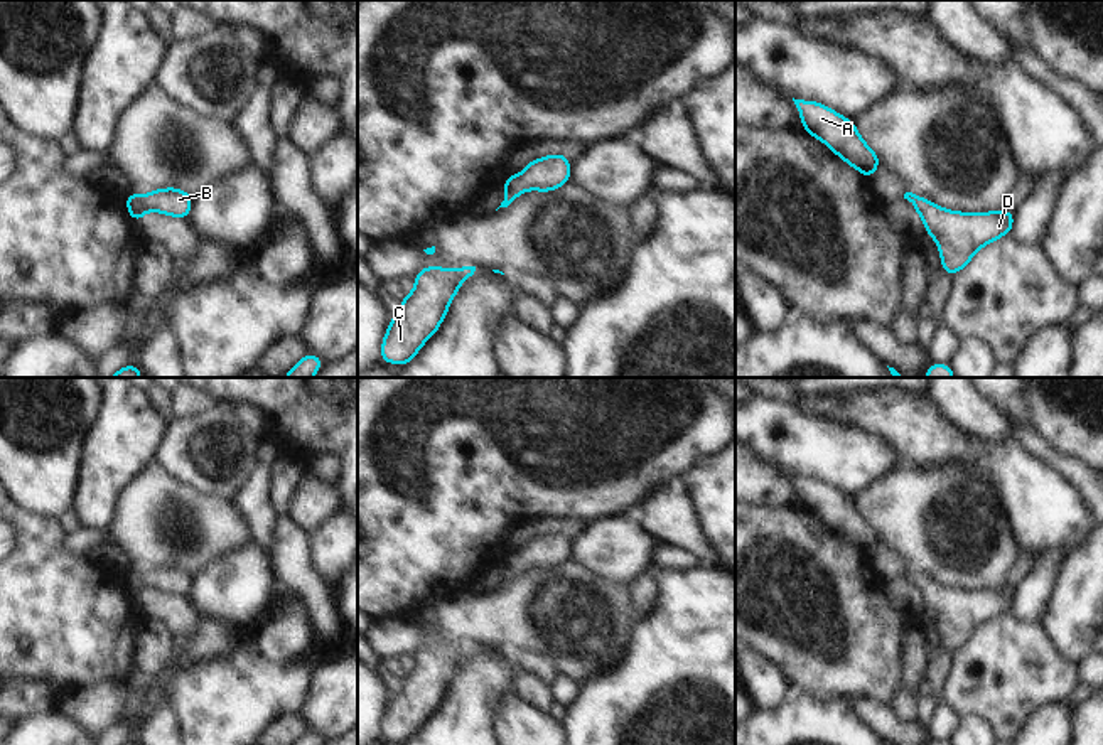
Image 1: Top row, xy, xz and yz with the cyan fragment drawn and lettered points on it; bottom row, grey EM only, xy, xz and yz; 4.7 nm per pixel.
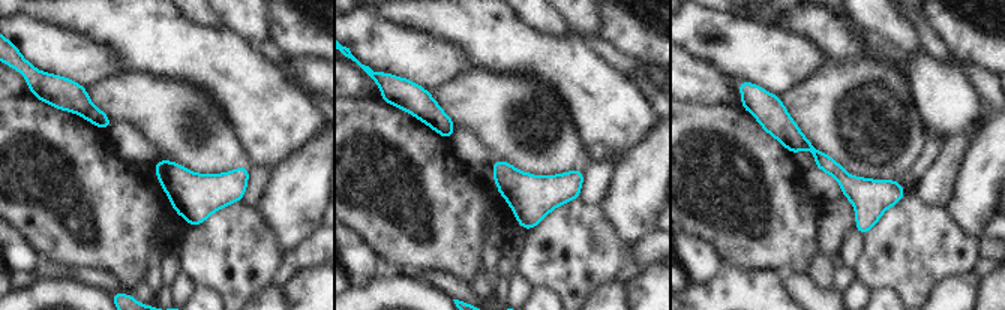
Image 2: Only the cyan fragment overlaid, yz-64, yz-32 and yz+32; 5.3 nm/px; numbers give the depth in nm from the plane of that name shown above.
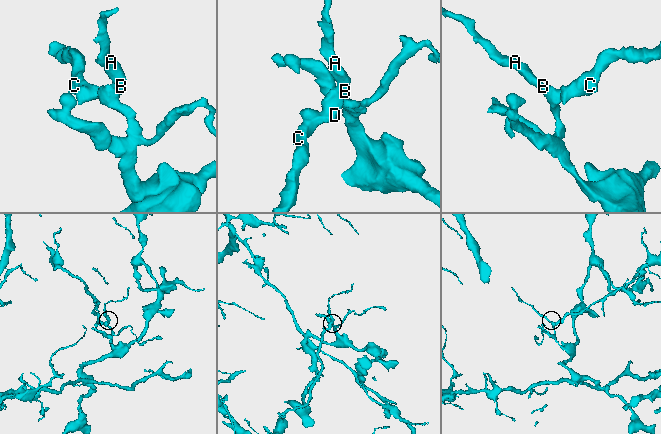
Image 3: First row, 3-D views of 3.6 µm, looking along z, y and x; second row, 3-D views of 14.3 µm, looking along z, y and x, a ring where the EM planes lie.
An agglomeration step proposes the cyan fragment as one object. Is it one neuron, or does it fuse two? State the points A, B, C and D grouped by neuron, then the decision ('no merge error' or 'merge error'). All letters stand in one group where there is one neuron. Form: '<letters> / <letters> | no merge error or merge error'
A B C D | no merge error

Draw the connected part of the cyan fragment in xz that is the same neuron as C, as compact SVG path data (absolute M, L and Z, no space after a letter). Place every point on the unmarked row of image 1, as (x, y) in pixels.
M433 642L415 651L415 666L401 674L401 688L391 694L381 720L381 740L403 745L439 708L464 657L476 644L437 646Z

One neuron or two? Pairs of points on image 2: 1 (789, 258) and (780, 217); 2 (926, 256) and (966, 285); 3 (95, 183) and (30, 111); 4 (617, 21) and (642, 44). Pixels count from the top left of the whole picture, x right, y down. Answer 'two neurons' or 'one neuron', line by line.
1: one neuron
2: two neurons
3: one neuron
4: one neuron

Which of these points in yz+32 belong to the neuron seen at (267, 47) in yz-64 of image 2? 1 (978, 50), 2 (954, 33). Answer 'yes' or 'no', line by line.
1: no
2: no

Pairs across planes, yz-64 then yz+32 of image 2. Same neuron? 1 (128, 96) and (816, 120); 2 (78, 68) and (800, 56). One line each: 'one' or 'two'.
1: one
2: one

